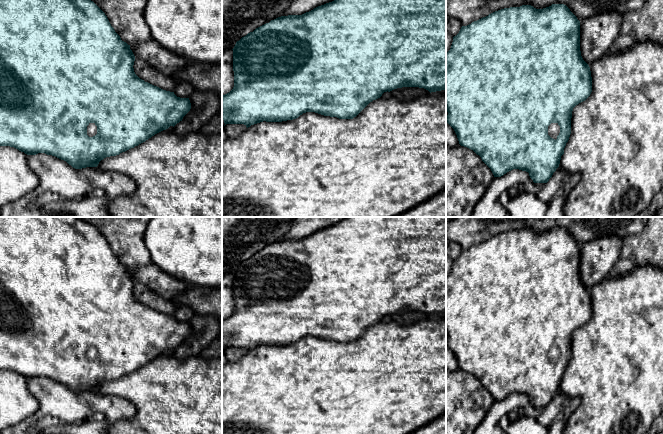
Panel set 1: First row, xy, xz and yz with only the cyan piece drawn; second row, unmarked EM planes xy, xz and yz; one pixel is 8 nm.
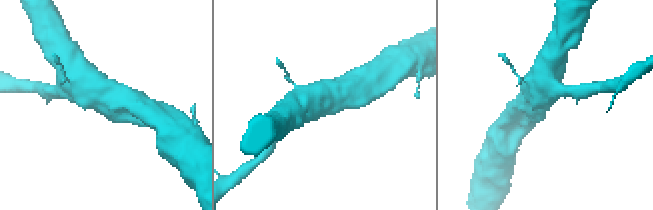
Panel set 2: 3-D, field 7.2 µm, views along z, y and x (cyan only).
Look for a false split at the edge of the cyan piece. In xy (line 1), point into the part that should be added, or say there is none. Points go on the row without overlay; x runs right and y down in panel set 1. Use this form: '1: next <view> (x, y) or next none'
1: next xy (91, 352)

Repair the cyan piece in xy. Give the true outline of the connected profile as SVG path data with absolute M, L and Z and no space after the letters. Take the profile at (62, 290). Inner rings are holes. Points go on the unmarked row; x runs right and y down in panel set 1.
M0 217L0 370L10 370L27 379L45 377L66 385L75 393L97 391L106 381L116 380L175 350L190 335L189 322L177 321L140 303L134 296L135 280L122 265L105 237L78 217Z

